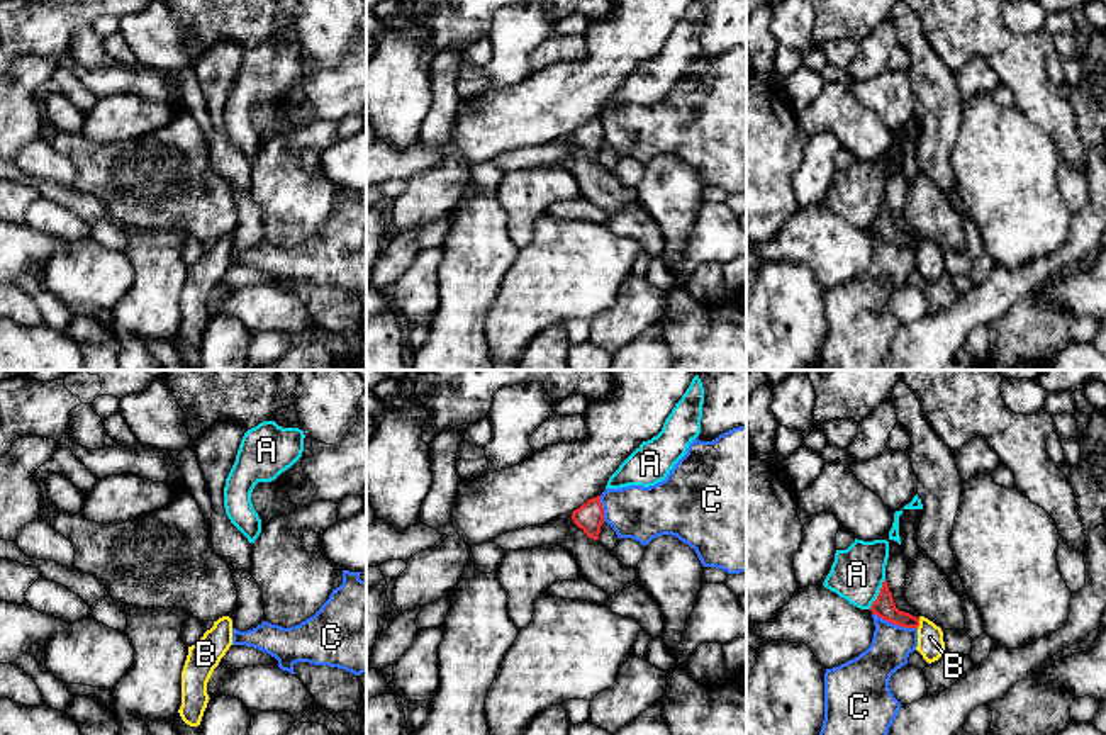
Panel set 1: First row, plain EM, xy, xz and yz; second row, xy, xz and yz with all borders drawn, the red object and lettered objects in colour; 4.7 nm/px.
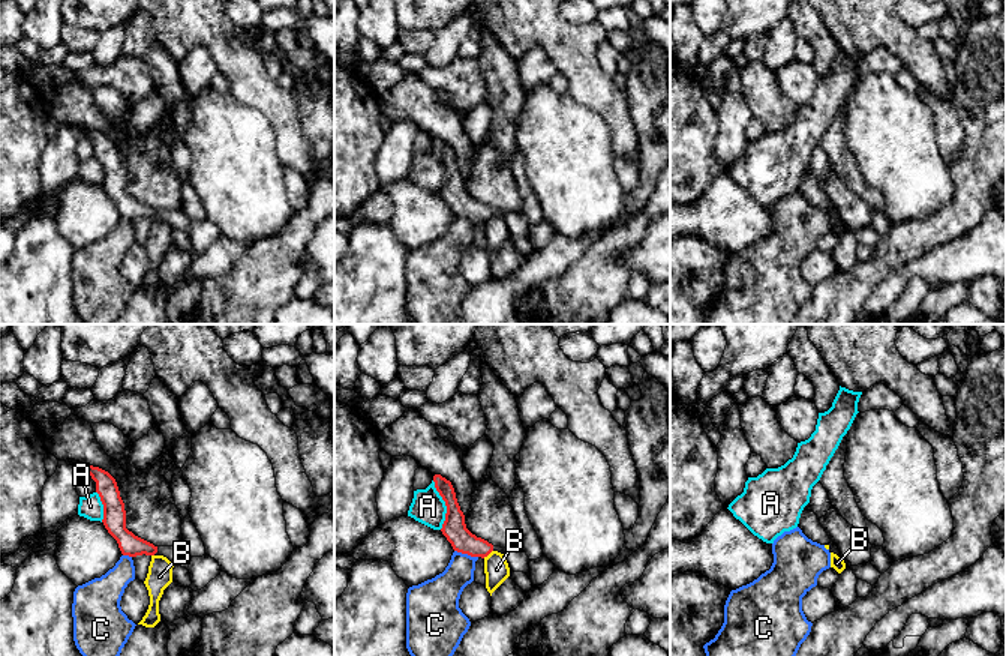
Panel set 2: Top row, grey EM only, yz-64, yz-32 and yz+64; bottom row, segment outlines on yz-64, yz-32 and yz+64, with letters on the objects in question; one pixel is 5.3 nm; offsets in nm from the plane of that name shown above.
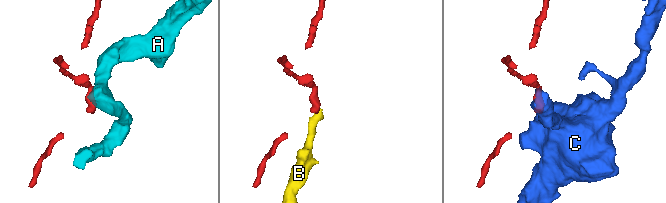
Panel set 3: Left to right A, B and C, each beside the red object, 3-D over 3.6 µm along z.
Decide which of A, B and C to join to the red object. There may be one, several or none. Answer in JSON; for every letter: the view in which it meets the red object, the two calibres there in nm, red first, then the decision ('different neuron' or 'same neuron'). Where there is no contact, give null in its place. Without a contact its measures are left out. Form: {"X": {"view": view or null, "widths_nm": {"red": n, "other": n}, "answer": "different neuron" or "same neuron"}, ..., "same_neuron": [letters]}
{"A": {"view": "yz", "widths_nm": {"red": 100, "other": 260}, "answer": "different neuron"}, "B": {"view": "yz", "widths_nm": {"red": 100, "other": 130}, "answer": "different neuron"}, "C": {"view": "yz", "widths_nm": {"red": 100, "other": 190}, "answer": "different neuron"}, "same_neuron": []}

